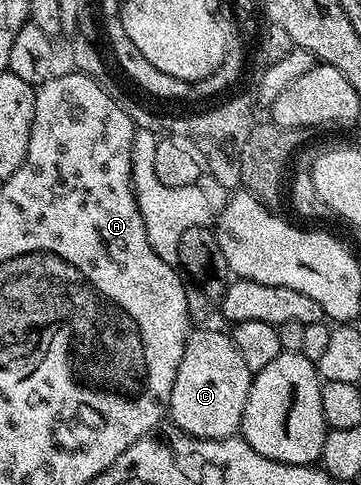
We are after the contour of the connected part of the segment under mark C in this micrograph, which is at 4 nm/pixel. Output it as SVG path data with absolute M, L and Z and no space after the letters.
M198 327L191 332L180 359L180 367L176 367L176 383L172 383L168 417L182 428L179 430L185 436L218 441L221 437L235 436L241 430L244 403L248 399L252 374L244 364L244 359L240 359L240 351L236 351L233 340L227 334L225 337L218 329L202 328L206 327Z

